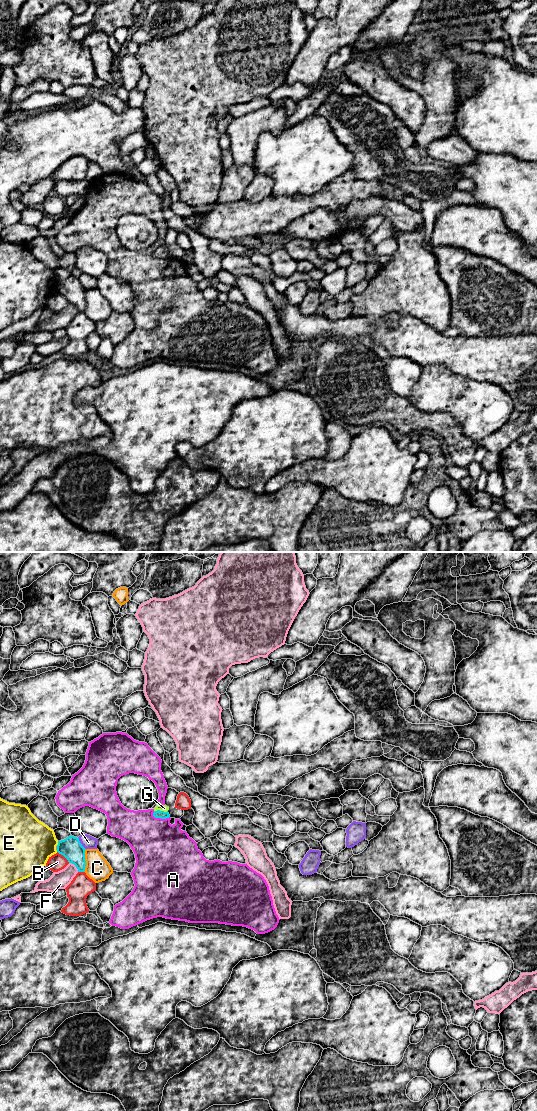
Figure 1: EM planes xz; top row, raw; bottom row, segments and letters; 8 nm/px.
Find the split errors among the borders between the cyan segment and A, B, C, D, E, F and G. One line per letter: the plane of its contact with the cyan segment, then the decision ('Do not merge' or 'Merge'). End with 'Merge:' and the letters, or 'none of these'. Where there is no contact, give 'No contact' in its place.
A: Touches cyan in xz. Do not merge
B: Touches cyan in xz. Do not merge
C: Touches cyan in xz. Do not merge
D: Touches cyan in xz. Do not merge
E: Touches cyan in xz. Do not merge
F: Touches cyan in xz. Do not merge
G: Touches cyan in xz. Merge
Merge: G

